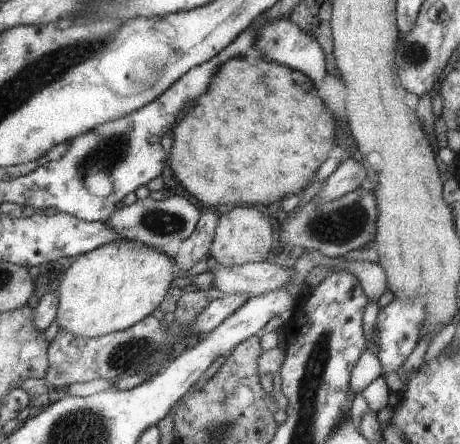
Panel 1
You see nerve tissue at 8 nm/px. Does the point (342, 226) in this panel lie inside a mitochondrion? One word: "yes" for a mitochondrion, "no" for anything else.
yes

